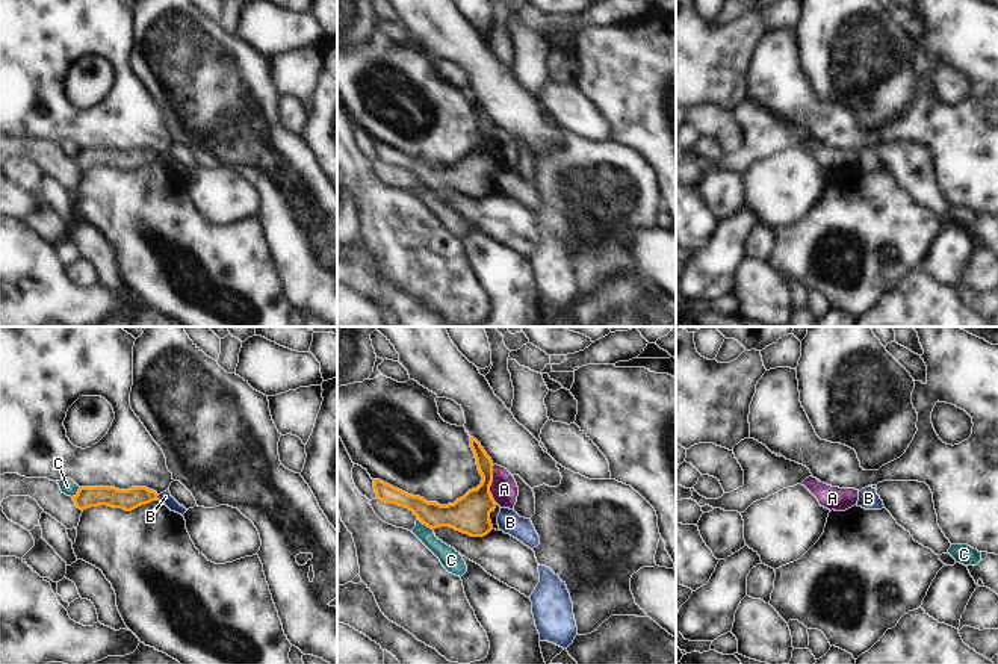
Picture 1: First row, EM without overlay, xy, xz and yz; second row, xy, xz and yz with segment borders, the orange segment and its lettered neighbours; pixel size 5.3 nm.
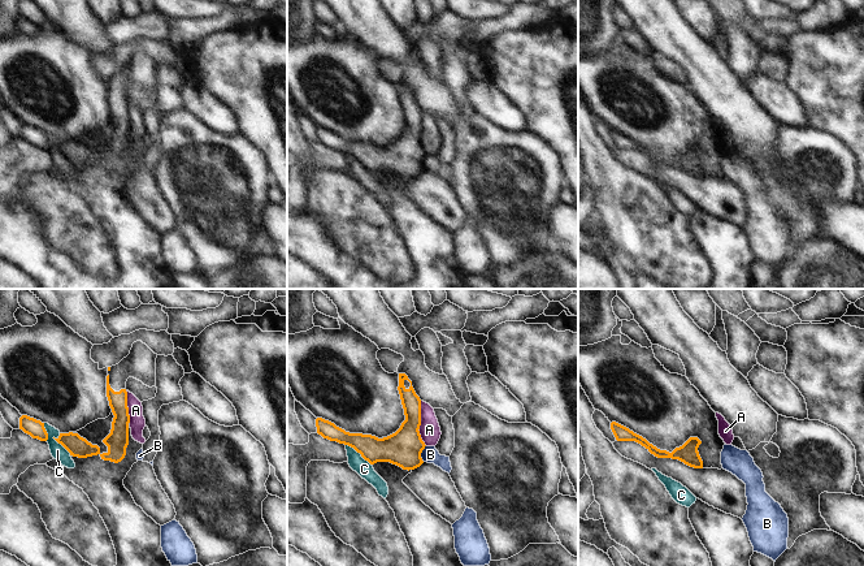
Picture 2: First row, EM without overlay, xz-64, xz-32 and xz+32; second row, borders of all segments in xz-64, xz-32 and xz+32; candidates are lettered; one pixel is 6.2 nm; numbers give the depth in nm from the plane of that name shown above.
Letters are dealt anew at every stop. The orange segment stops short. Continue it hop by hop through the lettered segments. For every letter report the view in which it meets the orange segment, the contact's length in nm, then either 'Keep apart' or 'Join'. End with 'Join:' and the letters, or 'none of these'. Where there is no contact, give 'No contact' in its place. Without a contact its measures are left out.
A: Touches orange in xz. Shared border 200 nm. Keep apart
B: Touches orange in xy. Shared border 30 nm. Keep apart
C: Touches orange in xz. Shared border 110 nm. Keep apart
Join: none of these

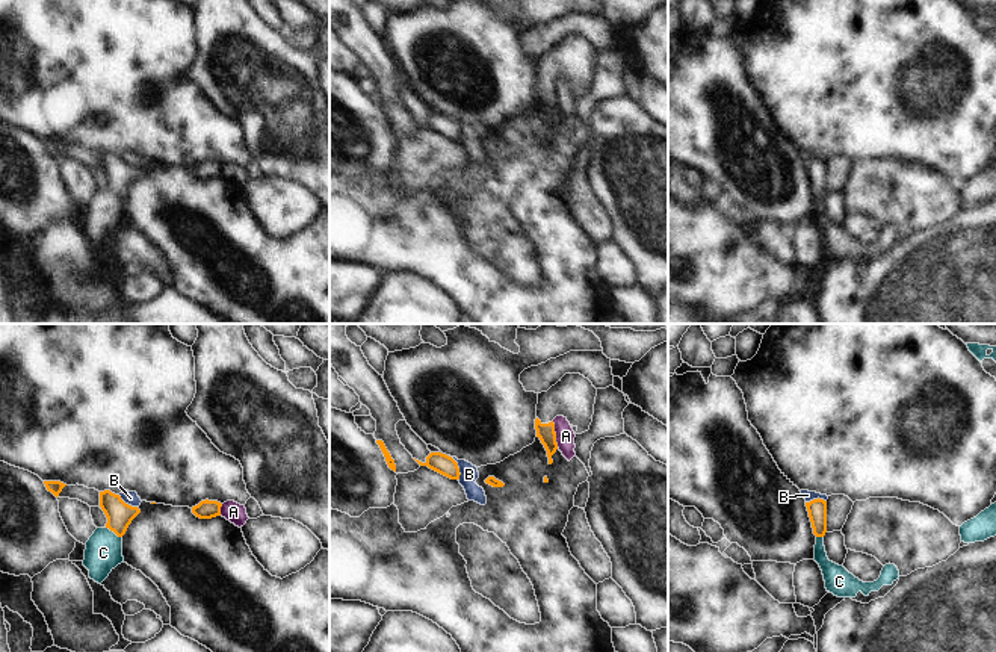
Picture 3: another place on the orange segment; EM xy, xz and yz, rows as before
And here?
A: Touches orange in xz. Shared border 150 nm. Keep apart
B: Touches orange in xz. Shared border 130 nm. Keep apart
C: Touches orange in xy. Shared border 110 nm. Join
Join: C

